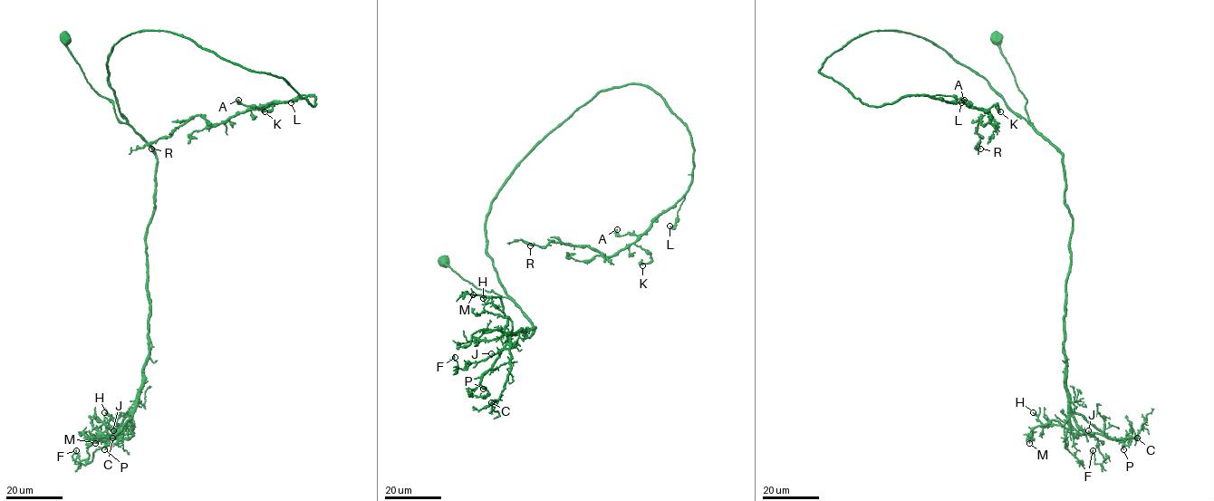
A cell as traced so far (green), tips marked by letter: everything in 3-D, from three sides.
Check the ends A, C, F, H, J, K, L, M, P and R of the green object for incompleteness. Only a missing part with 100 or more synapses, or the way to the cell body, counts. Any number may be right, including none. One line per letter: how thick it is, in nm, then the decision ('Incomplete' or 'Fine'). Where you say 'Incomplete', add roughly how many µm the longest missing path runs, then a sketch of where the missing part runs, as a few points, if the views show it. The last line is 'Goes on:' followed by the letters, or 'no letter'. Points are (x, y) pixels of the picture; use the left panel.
A: Thickness 200 nm. Fine
C: Thickness 320 nm. Fine
F: Thickness 110 nm. Fine
H: Thickness 110 nm. Fine
J: Thickness 100 nm. Fine
K: Thickness 200 nm. Fine
L: Thickness 140 nm. Fine
M: Thickness 90 nm. Fine
P: Thickness 200 nm. Fine
R: Thickness 180 nm. Fine
Goes on: no letter

